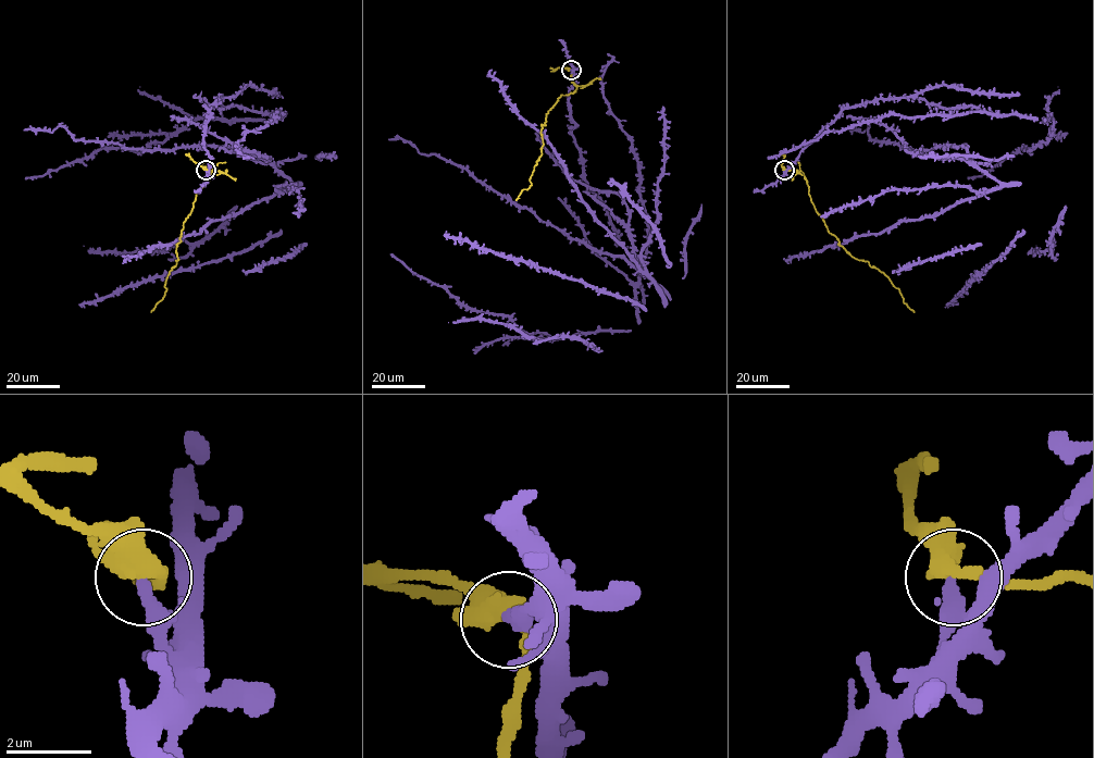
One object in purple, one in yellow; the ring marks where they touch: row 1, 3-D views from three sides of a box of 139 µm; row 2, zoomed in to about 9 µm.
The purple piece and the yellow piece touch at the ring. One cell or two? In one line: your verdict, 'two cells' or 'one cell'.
two cells

